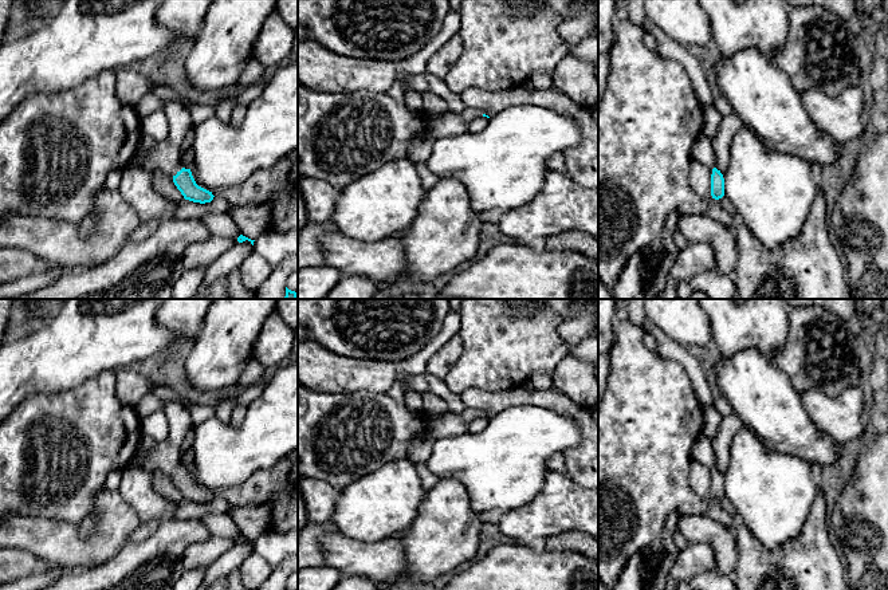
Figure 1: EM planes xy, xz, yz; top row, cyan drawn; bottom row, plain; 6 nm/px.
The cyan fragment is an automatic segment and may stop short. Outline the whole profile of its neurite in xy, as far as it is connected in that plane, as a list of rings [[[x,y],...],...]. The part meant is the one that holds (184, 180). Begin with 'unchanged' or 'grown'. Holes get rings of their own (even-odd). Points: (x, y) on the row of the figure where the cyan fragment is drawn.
grown | [[[166,101],[164,113],[169,125],[168,137],[150,149],[140,146],[137,153],[142,158],[141,168],[148,172],[160,170],[170,176],[185,200],[200,204],[211,202],[215,197],[212,192],[199,186],[190,169],[181,165],[182,141],[195,126],[188,109],[176,101]]]

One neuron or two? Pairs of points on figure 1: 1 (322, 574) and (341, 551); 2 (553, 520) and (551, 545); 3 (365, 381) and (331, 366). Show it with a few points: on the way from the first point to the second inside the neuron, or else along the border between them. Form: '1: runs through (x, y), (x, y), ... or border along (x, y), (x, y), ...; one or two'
1: border along (323, 563), (334, 567), (342, 575); two
2: border along (582, 531), (561, 531), (545, 539); two
3: runs through (357, 374), (340, 374); one

